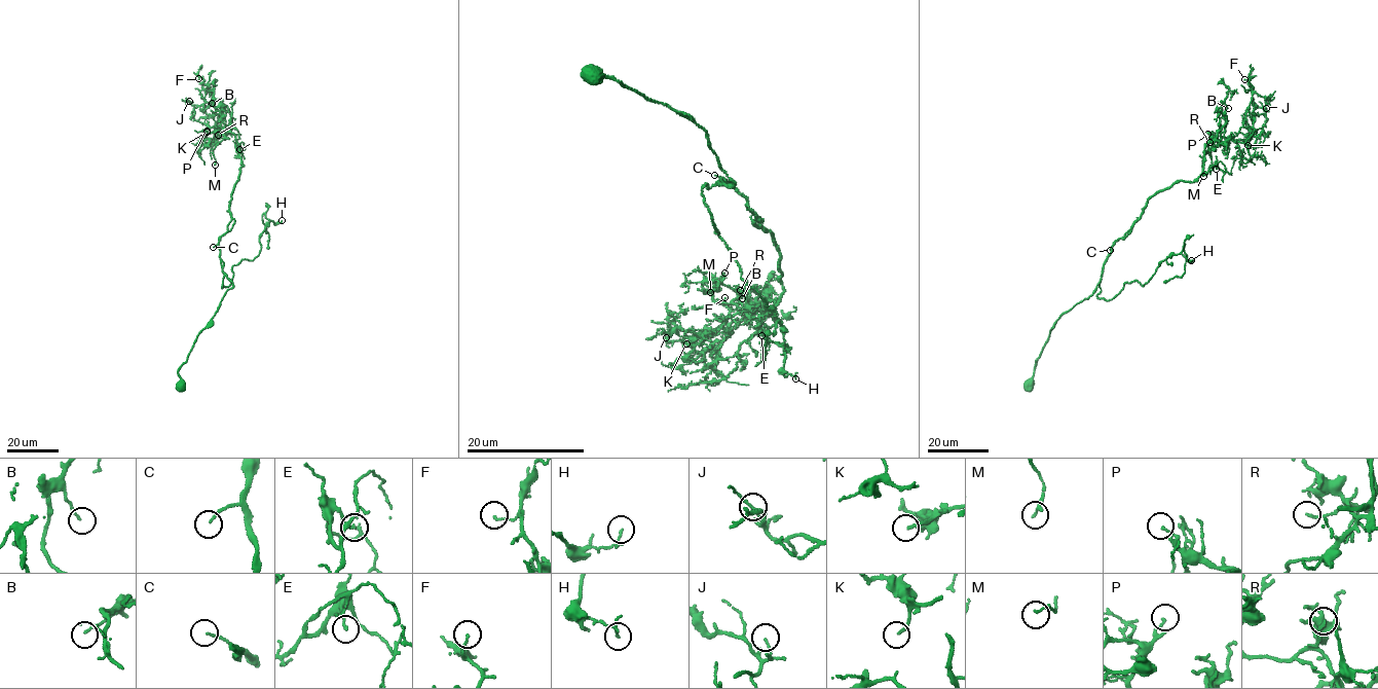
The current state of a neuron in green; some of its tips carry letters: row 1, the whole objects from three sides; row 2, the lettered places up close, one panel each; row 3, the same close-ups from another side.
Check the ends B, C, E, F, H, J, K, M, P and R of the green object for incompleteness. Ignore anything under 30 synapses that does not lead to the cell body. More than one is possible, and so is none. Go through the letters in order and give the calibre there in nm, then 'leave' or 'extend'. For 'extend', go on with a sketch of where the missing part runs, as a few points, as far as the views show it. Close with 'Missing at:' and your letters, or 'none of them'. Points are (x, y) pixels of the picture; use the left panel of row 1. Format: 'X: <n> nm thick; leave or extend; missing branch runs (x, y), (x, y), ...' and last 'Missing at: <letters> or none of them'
B: 110 nm thick; leave
C: 120 nm thick; leave
E: 120 nm thick; leave
F: 110 nm thick; leave
H: 80 nm thick; leave
J: 100 nm thick; leave
K: 150 nm thick; extend; missing branch runs (207, 132), (202, 132), (195, 119)
M: 170 nm thick; leave
P: 120 nm thick; leave
R: 120 nm thick; leave
Missing at: K

